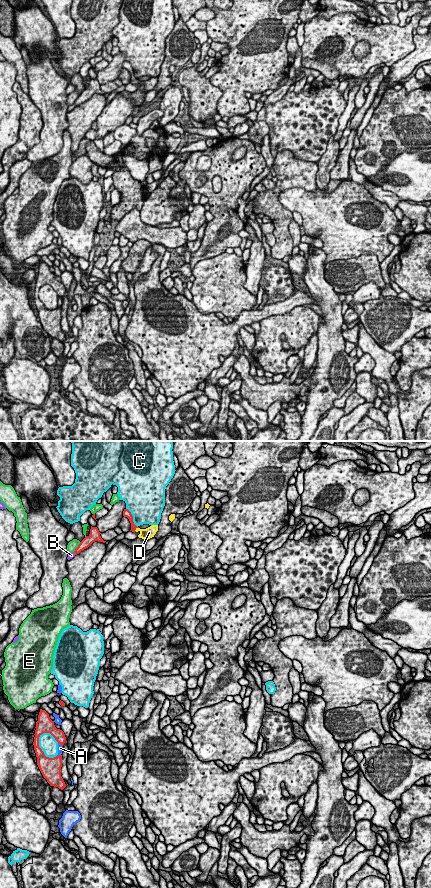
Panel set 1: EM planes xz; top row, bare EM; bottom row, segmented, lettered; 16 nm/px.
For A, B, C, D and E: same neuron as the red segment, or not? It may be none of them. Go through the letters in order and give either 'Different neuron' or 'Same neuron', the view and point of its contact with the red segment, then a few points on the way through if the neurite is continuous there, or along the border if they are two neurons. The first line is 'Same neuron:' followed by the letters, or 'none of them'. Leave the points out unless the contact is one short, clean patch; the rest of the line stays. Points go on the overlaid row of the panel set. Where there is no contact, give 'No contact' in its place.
Same neuron: D
A: Different neuron. Touches red at xz (61, 744)
B: Different neuron. Touches red at xz (75, 553)
C: Different neuron. Touches red at xz (41, 749)
D: Same neuron. Touches red at xz (136, 527). Path across: xz (128, 514), (132, 524), (136, 527), (143, 532), (149, 532)
E: Different neuron. Touches red at xz (77, 547)

